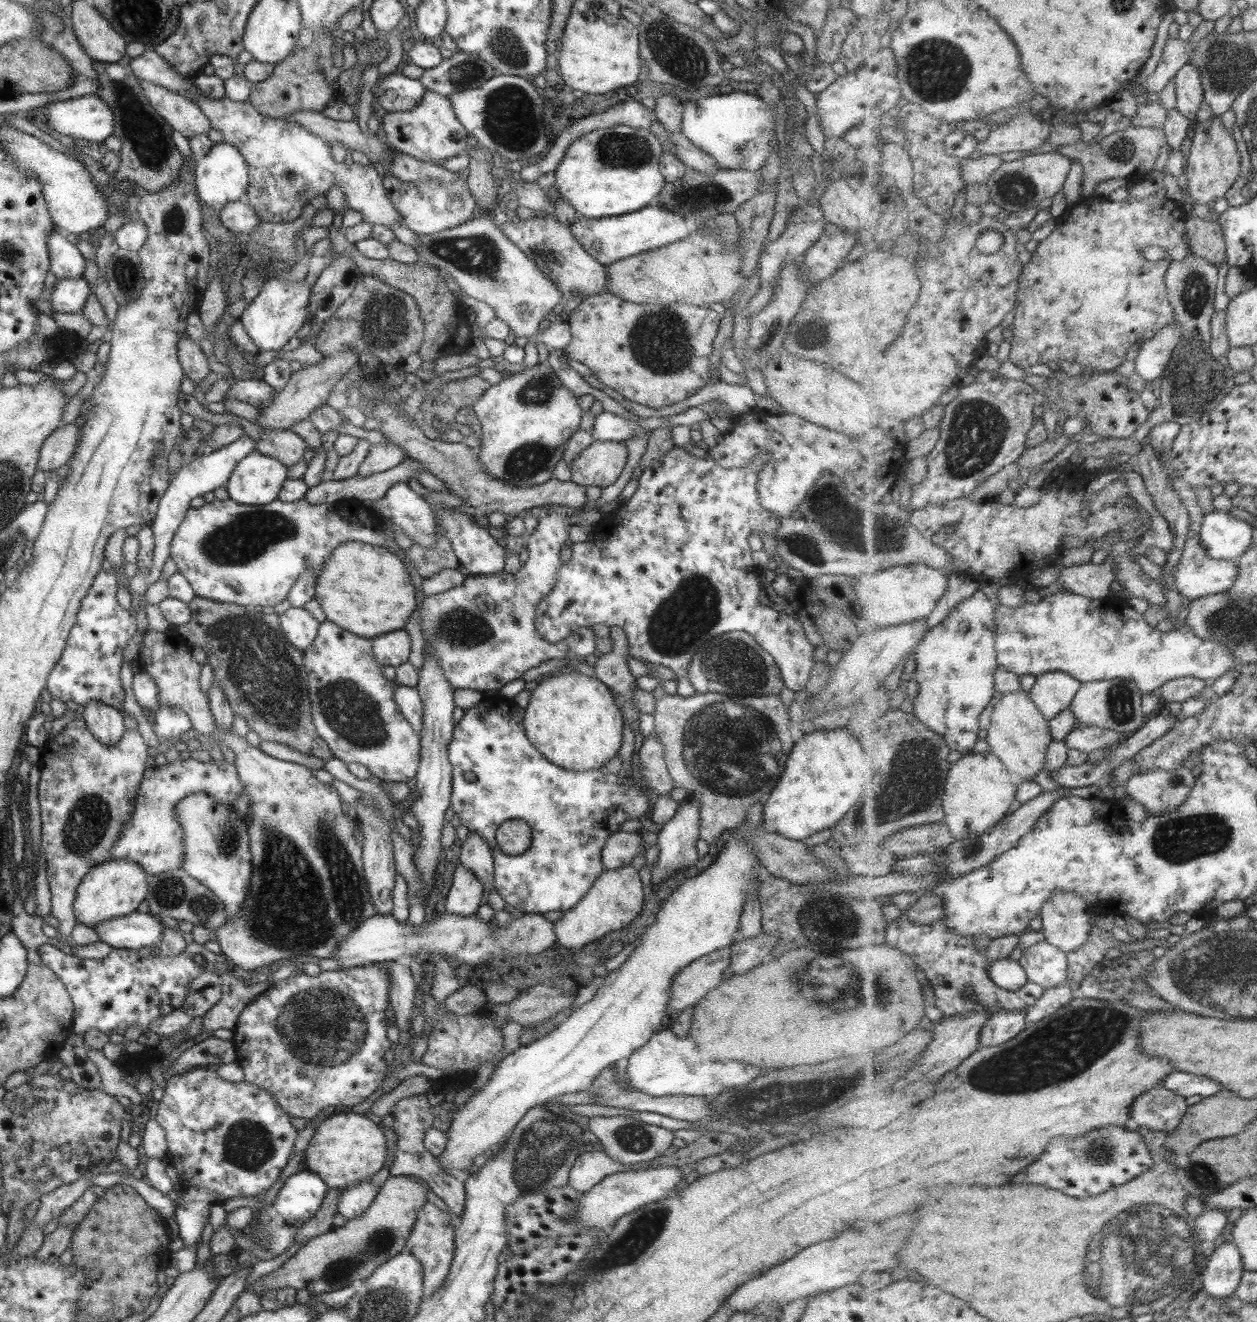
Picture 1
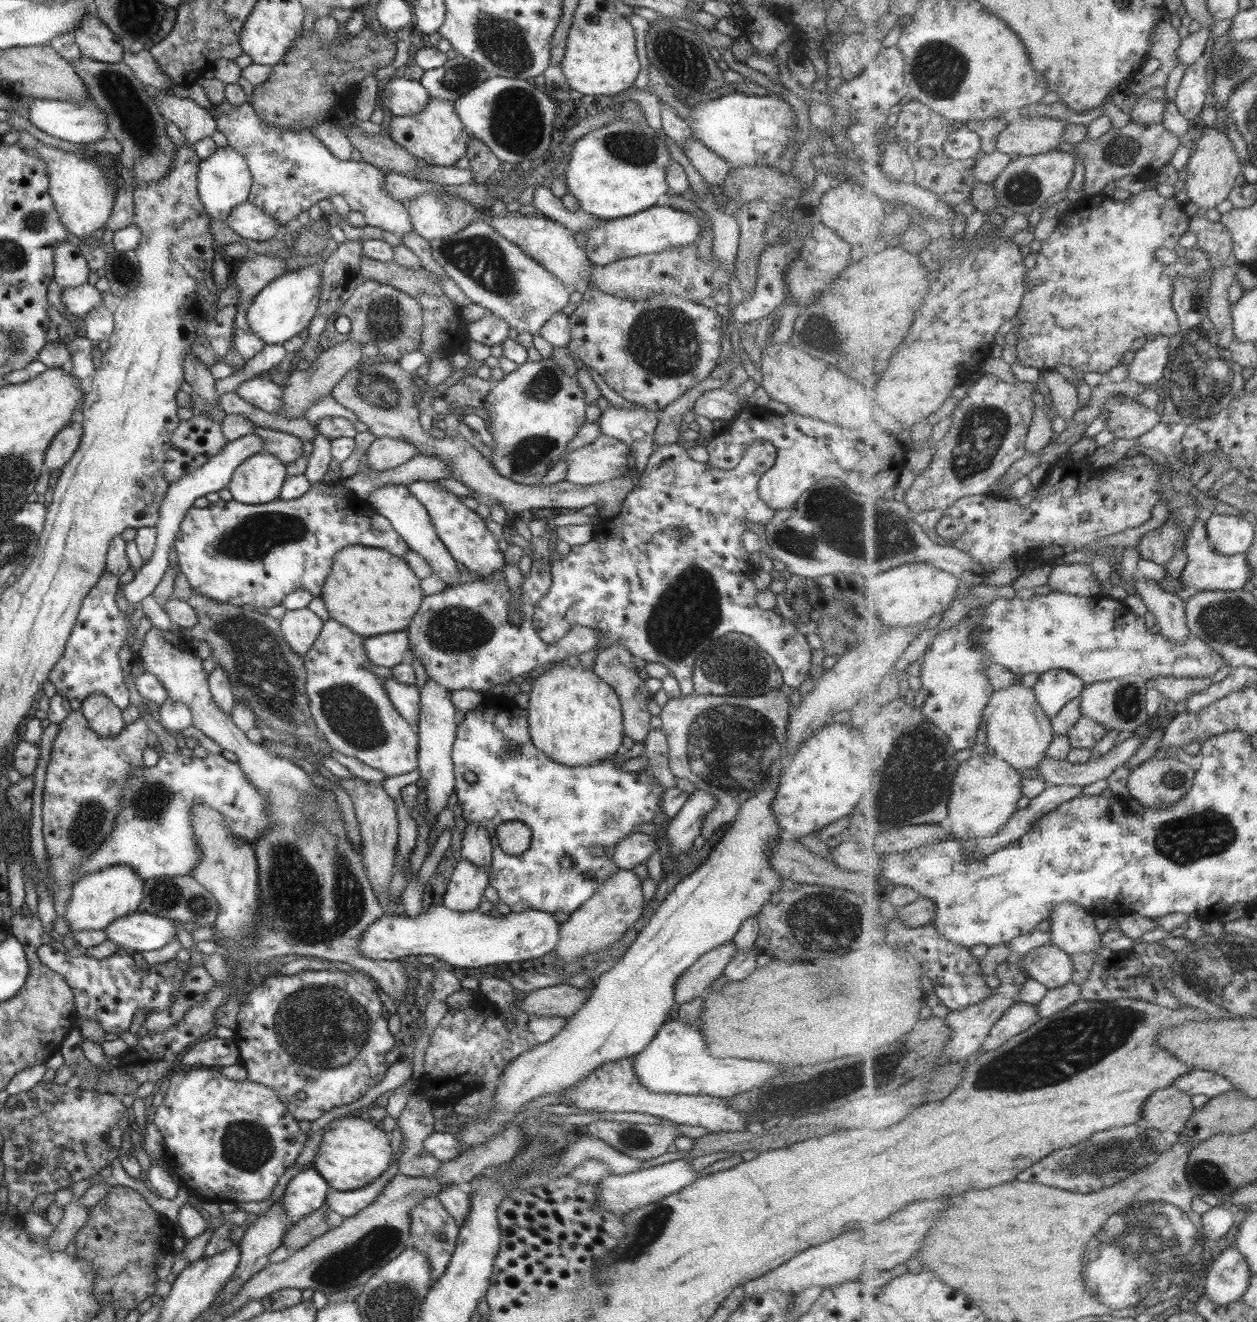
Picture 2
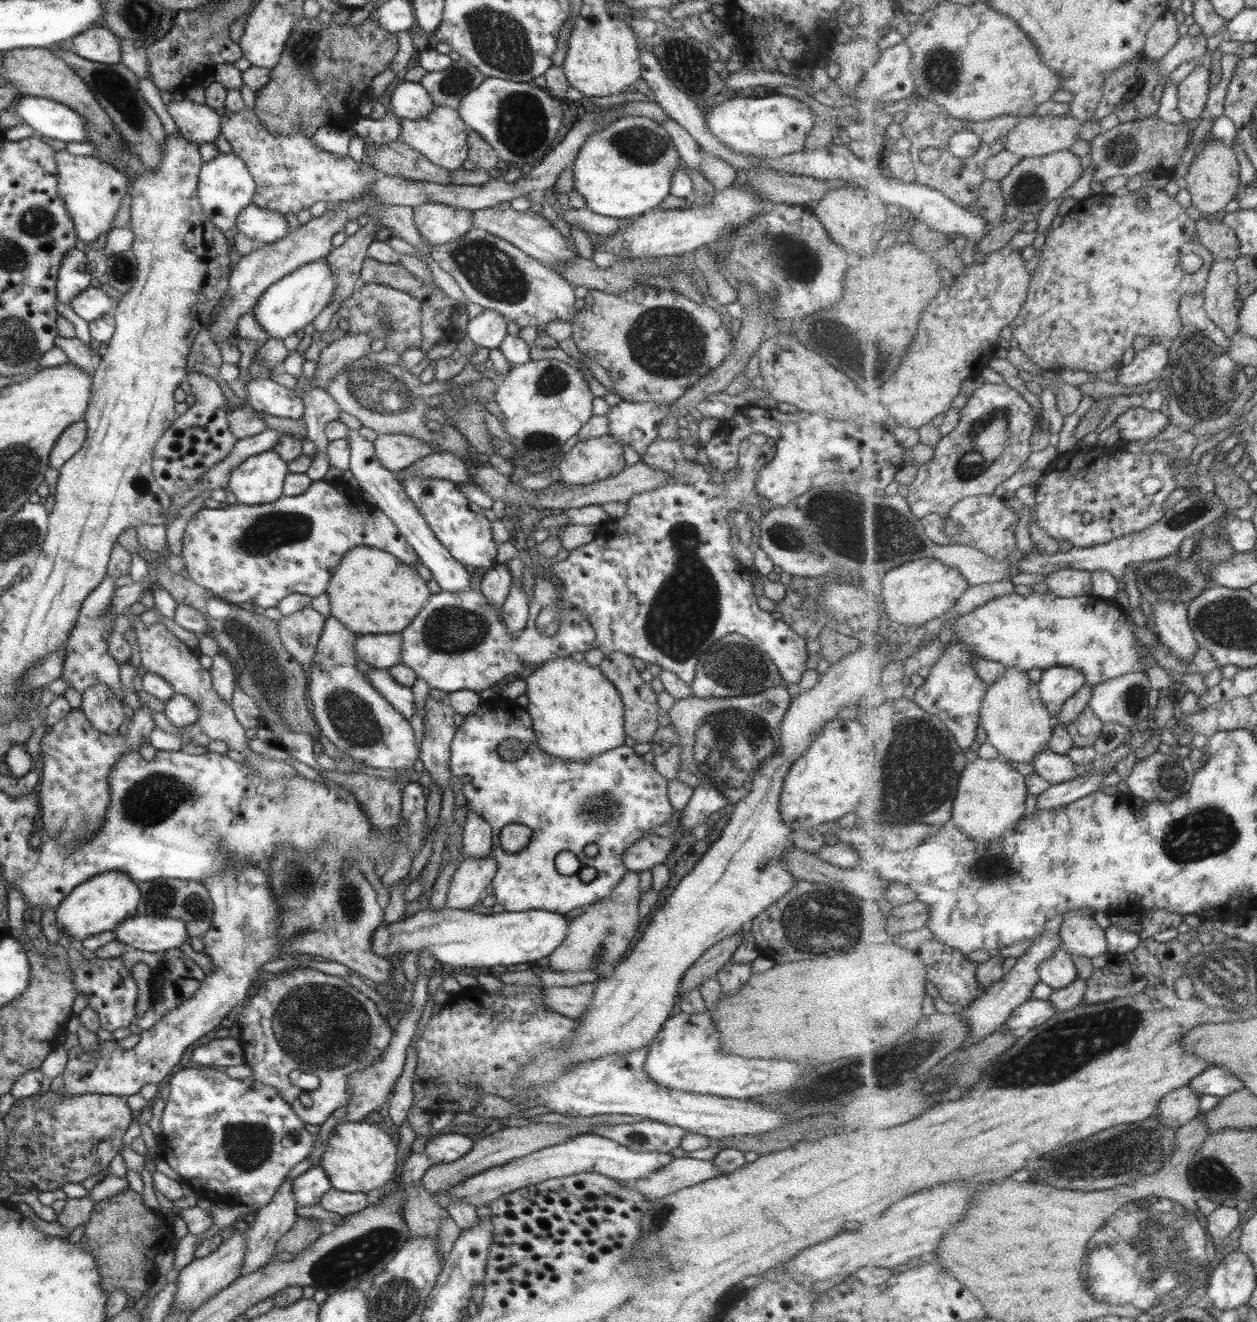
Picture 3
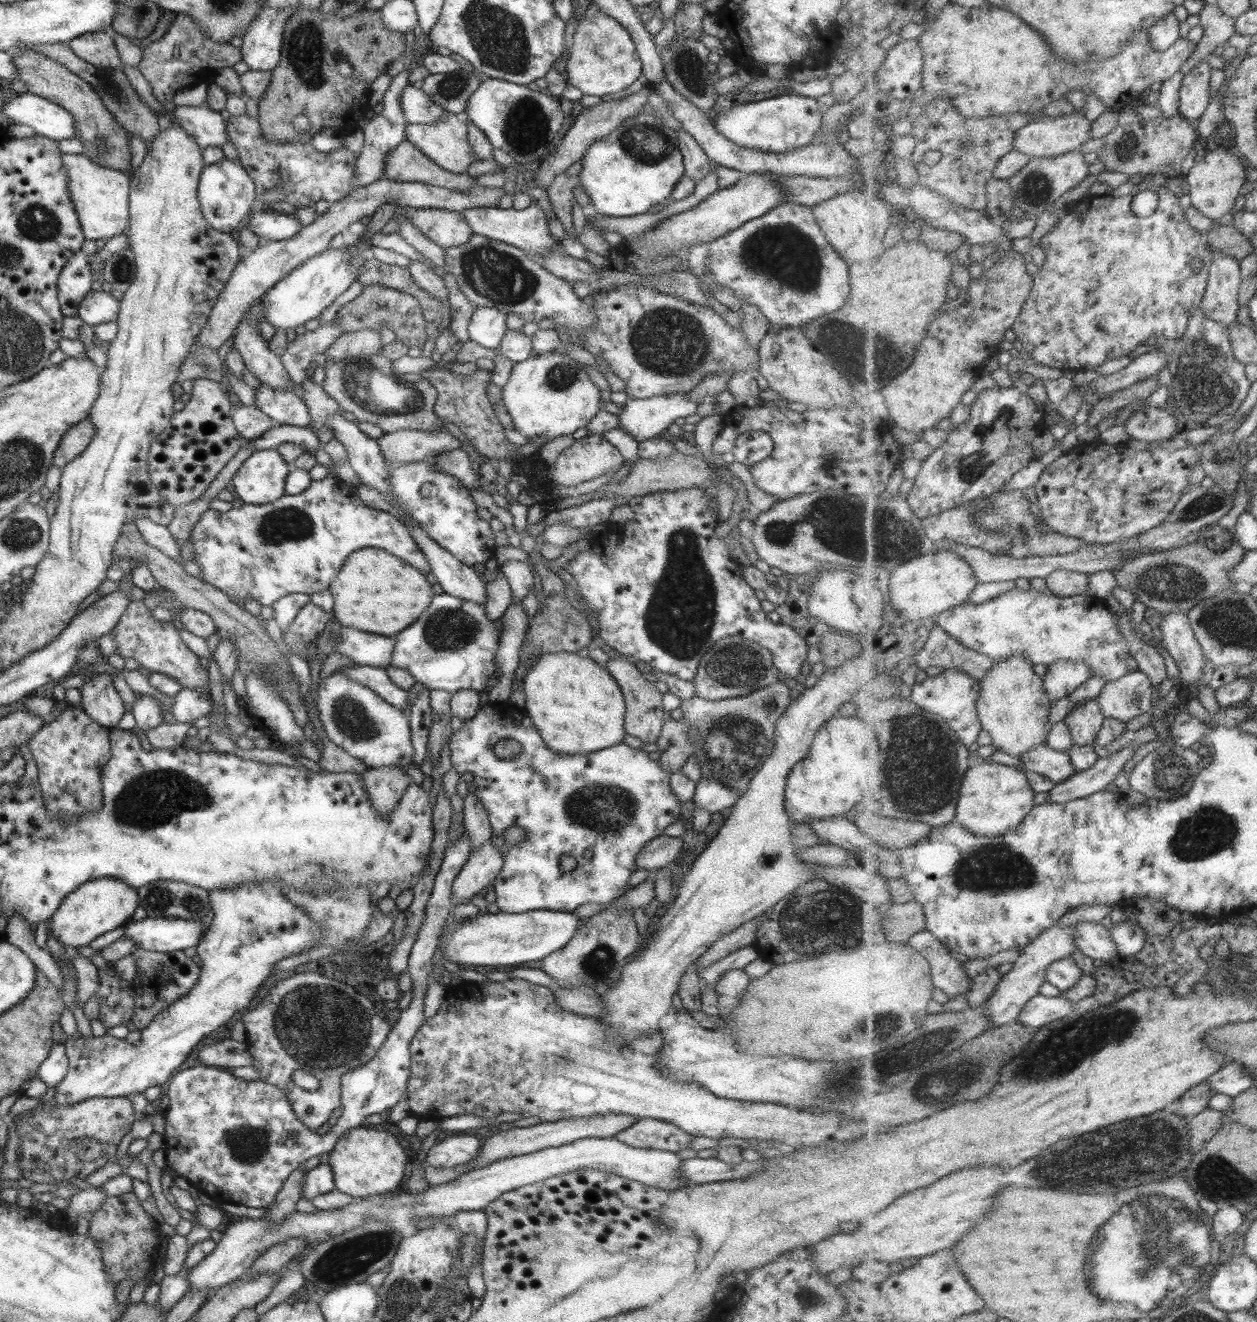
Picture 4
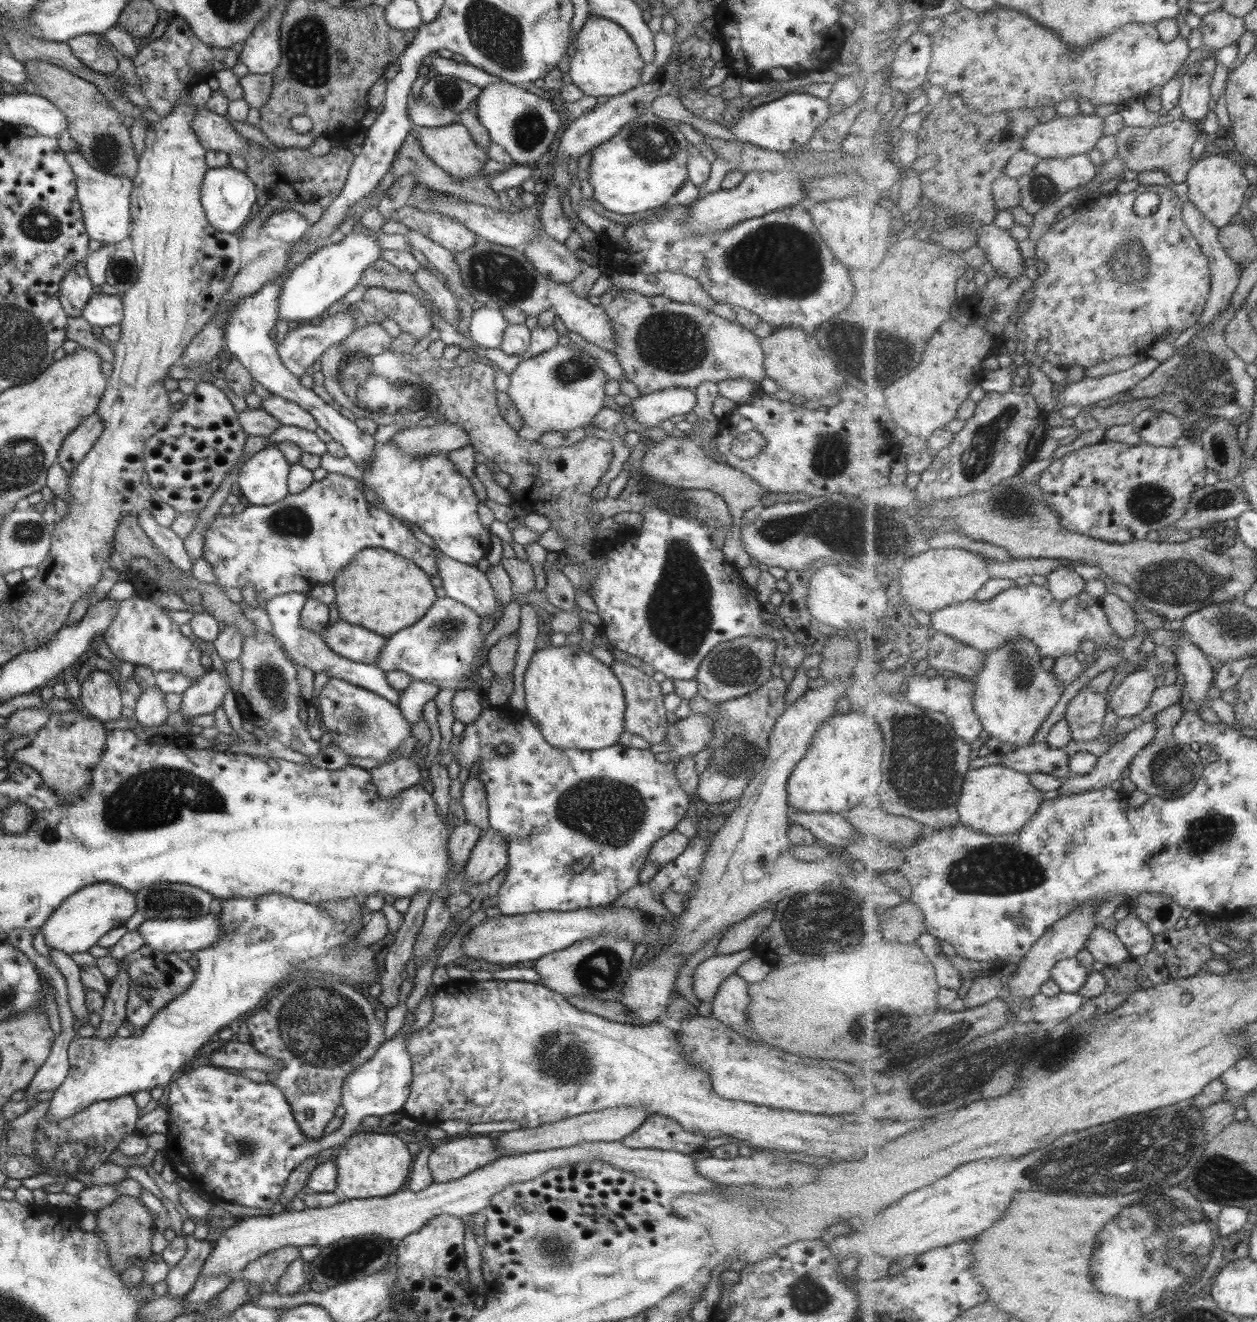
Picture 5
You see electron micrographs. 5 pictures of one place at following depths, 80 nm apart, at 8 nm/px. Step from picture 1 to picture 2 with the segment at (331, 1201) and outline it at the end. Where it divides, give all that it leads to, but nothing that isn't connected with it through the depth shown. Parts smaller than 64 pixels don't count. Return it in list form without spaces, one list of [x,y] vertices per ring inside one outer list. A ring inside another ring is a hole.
[[[323,1203],[317,1210],[309,1212],[301,1220],[292,1226],[292,1229],[285,1233],[282,1244],[287,1250],[296,1251],[303,1248],[303,1245],[310,1244],[315,1237],[321,1236],[329,1229],[327,1226],[327,1211],[330,1208]]]

